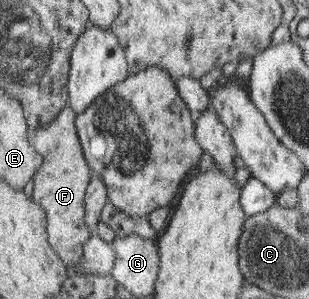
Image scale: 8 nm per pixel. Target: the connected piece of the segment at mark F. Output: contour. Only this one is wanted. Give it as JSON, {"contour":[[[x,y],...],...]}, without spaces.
{"contour":[[[68,106],[68,109],[62,111],[54,122],[30,132],[32,146],[44,158],[34,177],[34,200],[48,213],[50,232],[48,239],[60,259],[68,263],[71,271],[72,267],[82,259],[84,243],[87,243],[93,234],[87,223],[87,191],[96,170],[92,170],[92,166],[88,164],[84,155],[86,151],[79,132],[76,131],[75,118],[79,115],[80,112]]]}

